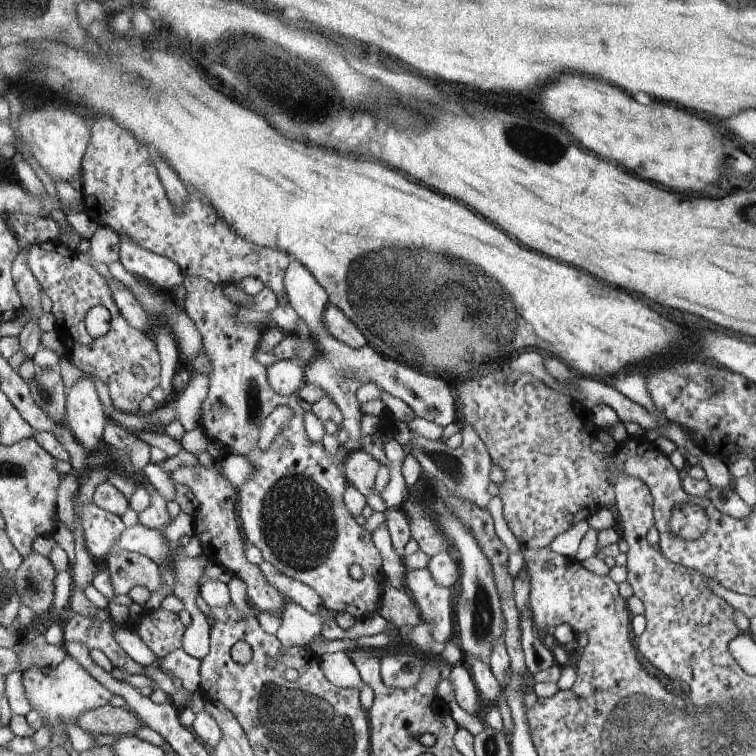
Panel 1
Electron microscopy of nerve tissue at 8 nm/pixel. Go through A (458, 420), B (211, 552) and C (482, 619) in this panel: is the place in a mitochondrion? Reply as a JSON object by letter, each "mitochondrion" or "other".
{"A":"other","B":"other","C":"mitochondrion"}

